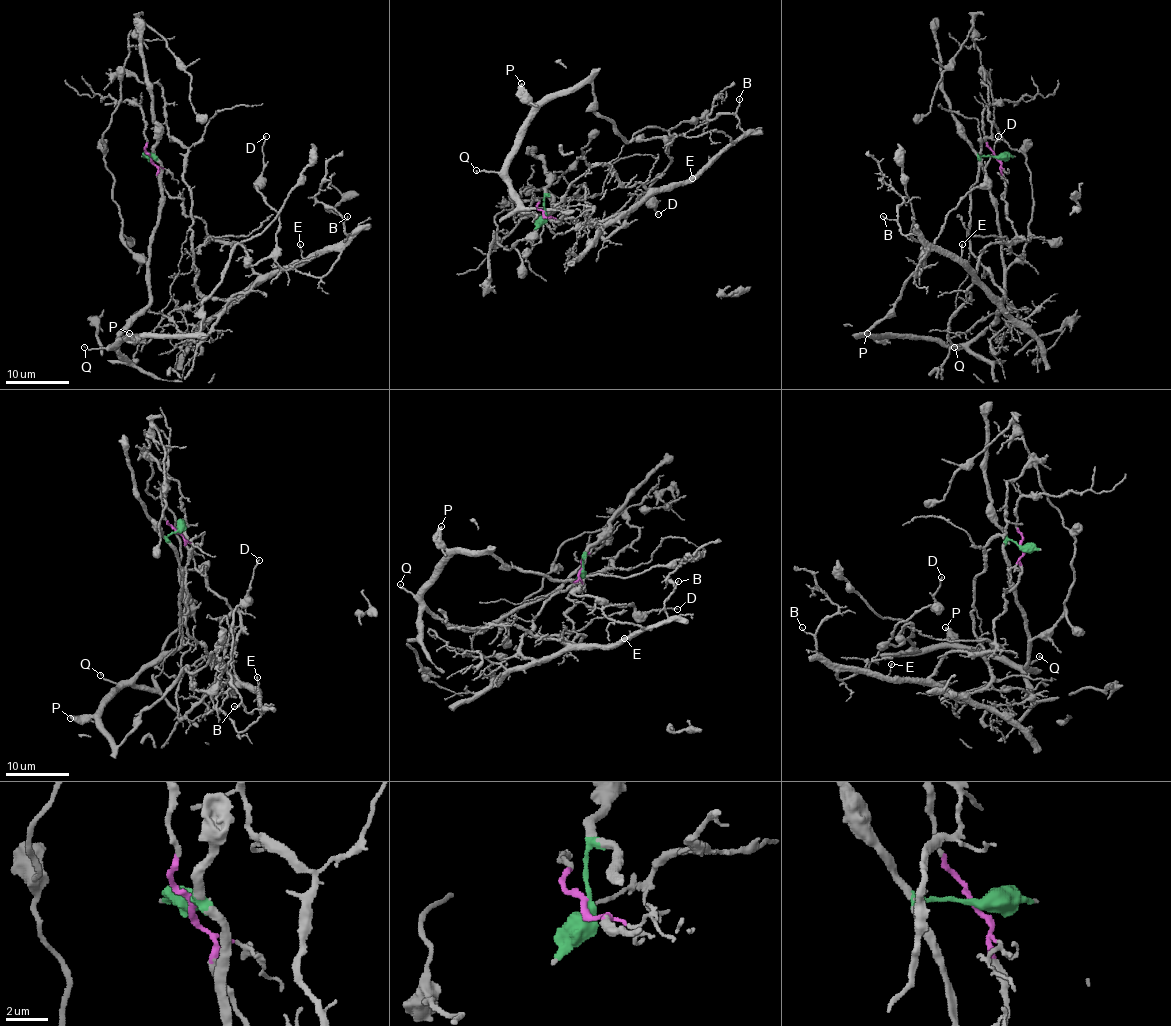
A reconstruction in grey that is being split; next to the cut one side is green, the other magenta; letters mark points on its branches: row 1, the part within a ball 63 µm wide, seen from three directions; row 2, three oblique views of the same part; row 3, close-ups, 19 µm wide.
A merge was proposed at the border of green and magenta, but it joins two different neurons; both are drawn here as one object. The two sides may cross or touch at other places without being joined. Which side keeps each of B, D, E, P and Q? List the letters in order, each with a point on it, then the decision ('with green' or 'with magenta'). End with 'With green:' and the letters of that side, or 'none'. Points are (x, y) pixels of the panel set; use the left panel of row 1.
B: place (347, 216); with magenta
D: place (266, 136); with green
E: place (300, 244); with magenta
P: place (129, 333); with green
Q: place (84, 347); with green
With green: D, P, Q

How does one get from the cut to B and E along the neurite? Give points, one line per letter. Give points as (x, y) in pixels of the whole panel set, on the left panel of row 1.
B: (152, 157), (184, 212), (214, 239), (239, 242), (260, 274), (341, 246), (352, 234), (347, 215)
E: (152, 157), (184, 212), (214, 239), (239, 242), (260, 274), (293, 268), (299, 244)

